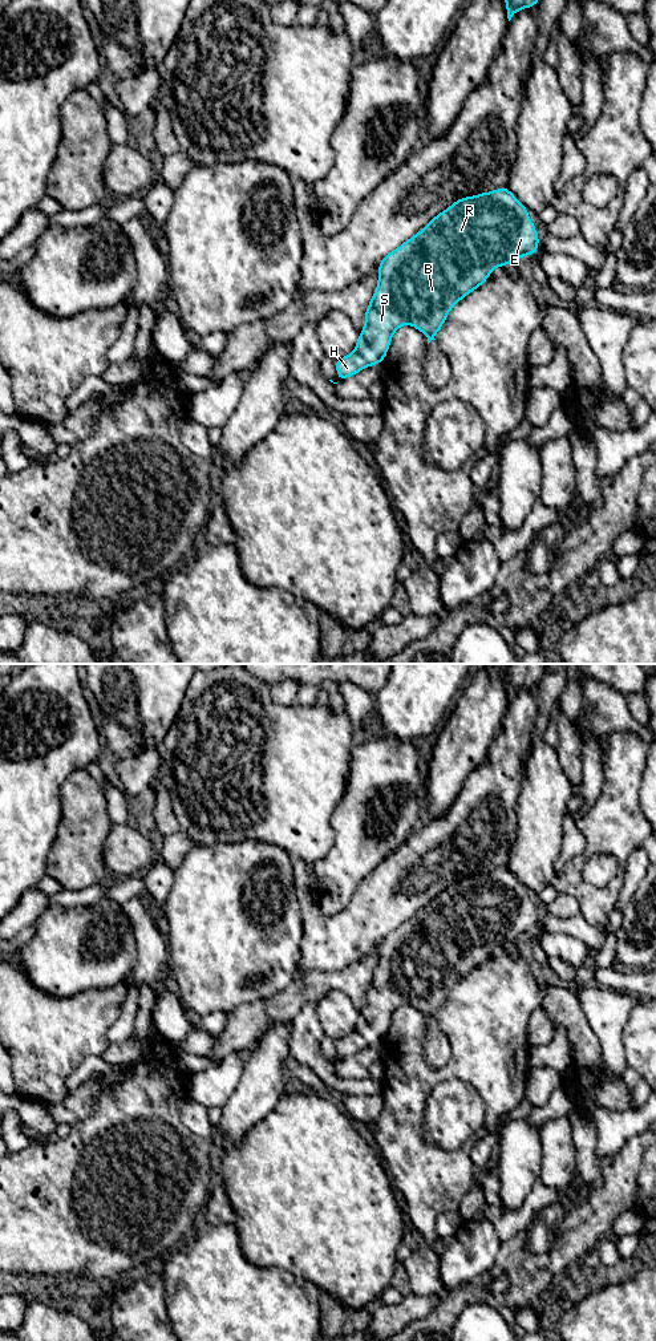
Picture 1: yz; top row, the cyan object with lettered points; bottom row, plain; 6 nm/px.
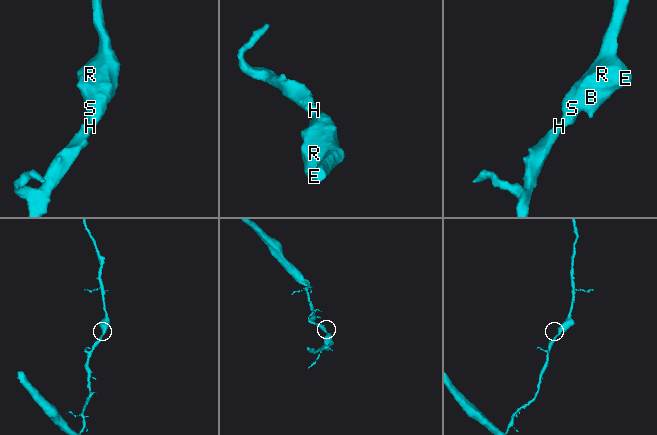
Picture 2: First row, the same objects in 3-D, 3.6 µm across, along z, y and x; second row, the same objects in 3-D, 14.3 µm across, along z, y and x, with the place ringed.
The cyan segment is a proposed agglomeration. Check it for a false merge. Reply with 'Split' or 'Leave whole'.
Leave whole

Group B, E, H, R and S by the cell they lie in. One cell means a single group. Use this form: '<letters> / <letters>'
B E H R S

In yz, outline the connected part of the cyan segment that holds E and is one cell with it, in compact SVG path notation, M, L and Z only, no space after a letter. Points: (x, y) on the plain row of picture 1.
M509 867L474 876L459 878L433 898L425 908L389 932L378 944L378 964L367 986L365 1005L356 1029L335 1041L339 1060L367 1046L378 1045L397 1008L410 1004L428 1017L428 1024L441 1009L451 986L482 965L495 947L535 935L539 917L527 888Z

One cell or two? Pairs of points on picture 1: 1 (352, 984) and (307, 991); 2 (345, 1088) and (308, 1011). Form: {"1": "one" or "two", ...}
{"1": "one", "2": "one"}

